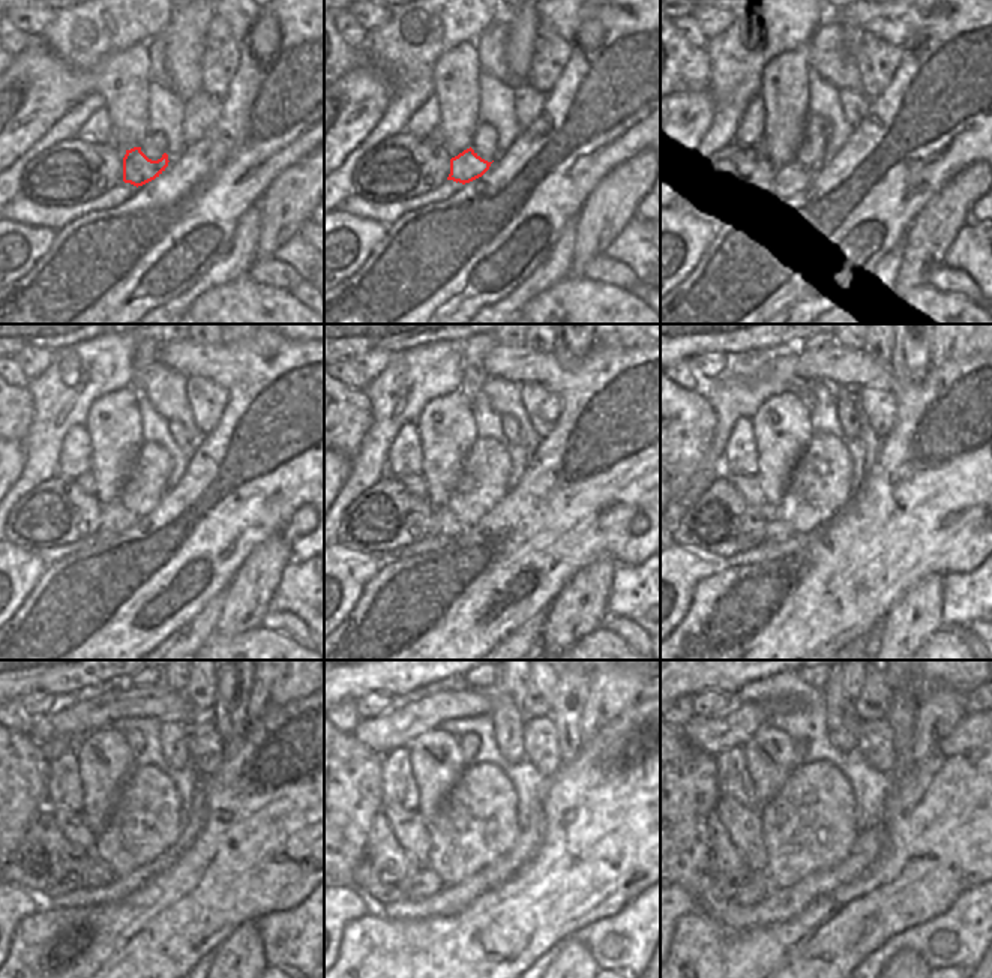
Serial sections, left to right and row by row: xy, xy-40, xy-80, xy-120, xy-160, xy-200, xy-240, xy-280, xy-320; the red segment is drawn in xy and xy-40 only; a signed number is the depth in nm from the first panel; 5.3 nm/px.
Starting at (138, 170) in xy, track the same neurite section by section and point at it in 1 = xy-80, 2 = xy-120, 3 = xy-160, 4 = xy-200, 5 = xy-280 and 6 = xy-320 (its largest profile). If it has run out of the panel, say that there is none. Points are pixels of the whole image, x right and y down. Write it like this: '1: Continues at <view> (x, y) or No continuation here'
1: Continues at xy-80 (793, 176)
2: Continues at xy-120 (114, 518)
3: Continues at xy-160 (444, 524)
4: Continues at xy-200 (776, 531)
5: Continues at xy-280 (425, 882)
6: Continues at xy-320 (758, 885)

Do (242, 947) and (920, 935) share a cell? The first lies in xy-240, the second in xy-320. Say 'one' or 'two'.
two

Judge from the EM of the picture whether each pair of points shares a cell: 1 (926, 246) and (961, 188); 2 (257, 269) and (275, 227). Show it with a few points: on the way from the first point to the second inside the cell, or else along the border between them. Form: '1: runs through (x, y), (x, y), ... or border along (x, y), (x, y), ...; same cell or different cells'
1: runs through (932, 231), (952, 203); same cell
2: border along (255, 257), (269, 258); different cells

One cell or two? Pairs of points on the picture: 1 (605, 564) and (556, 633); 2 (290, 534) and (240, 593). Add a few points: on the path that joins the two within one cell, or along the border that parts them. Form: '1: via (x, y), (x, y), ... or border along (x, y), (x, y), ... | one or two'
1: via (595, 581), (580, 597), (580, 608), (571, 617) | one
2: via (276, 549), (255, 578) | one

